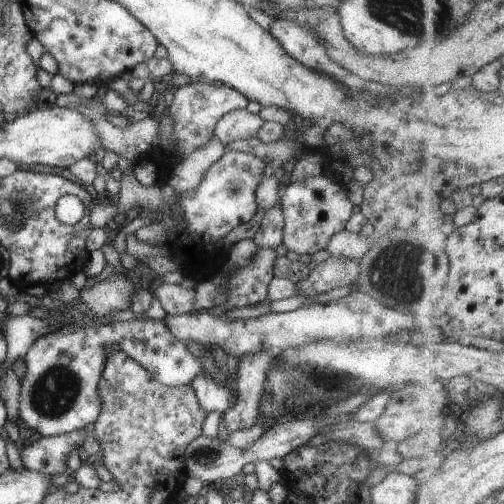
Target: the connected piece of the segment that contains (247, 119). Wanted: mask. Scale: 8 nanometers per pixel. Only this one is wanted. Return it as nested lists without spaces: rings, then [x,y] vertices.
[[[231,109],[215,122],[212,134],[225,145],[233,140],[255,137],[263,122],[257,114],[250,114],[245,109]]]

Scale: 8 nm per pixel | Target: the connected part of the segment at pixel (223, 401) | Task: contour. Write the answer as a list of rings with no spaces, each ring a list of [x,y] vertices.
[[[199,372],[197,378],[193,376],[193,380],[189,382],[196,395],[196,400],[199,408],[209,414],[210,412],[219,412],[222,414],[226,409],[229,409],[235,400],[230,382],[225,384],[217,384],[208,373]]]

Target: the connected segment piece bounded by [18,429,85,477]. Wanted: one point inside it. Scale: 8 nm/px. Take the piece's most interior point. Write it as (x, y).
(47, 455)

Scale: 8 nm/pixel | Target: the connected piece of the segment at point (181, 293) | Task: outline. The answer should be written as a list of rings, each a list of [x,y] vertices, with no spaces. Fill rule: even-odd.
[[[155,282],[151,286],[151,293],[157,298],[166,315],[186,314],[193,310],[193,289],[187,290],[177,284]]]

